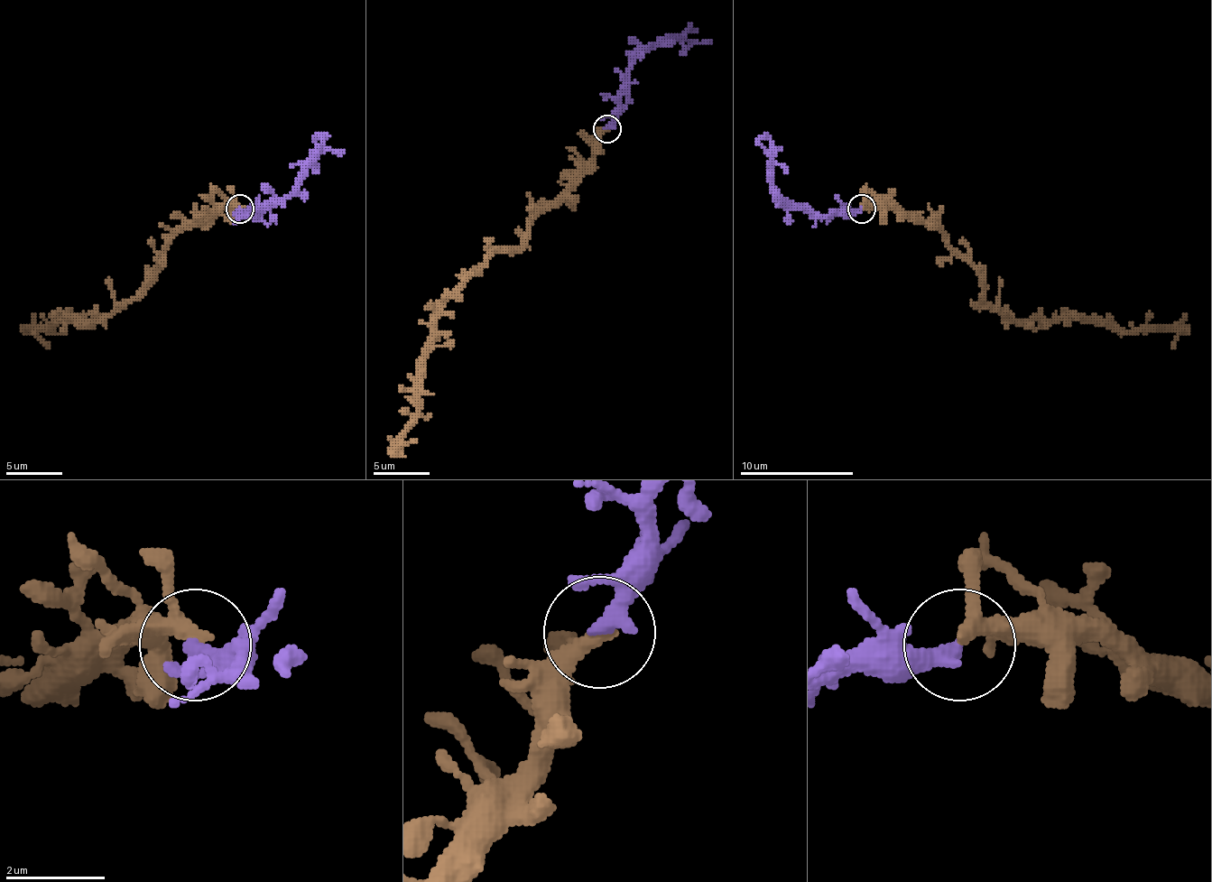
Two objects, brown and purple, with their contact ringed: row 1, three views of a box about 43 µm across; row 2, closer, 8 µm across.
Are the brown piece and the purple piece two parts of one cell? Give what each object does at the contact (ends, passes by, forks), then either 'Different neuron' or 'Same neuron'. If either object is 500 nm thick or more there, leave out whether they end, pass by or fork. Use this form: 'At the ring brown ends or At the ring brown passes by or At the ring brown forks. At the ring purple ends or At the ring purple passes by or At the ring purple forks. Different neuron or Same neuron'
At the ring brown passes by. At the ring purple ends. Same neuron

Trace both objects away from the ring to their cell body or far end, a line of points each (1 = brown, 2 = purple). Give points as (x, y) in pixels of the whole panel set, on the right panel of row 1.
1: (861, 209), (892, 207), (929, 220), (976, 272), (982, 297), (1002, 314), (1175, 331), (1172, 348)
2: (861, 209), (837, 215), (818, 215), (792, 209), (772, 190), (770, 138), (764, 133)

